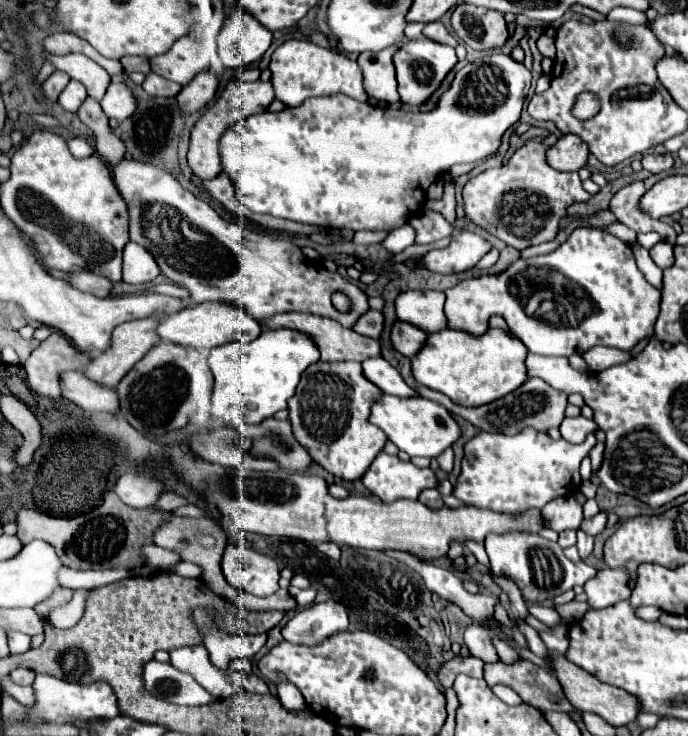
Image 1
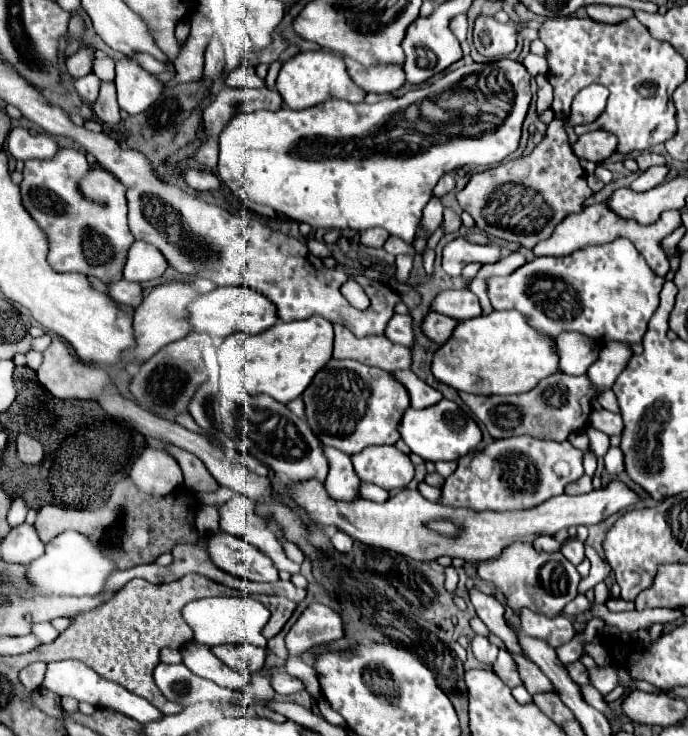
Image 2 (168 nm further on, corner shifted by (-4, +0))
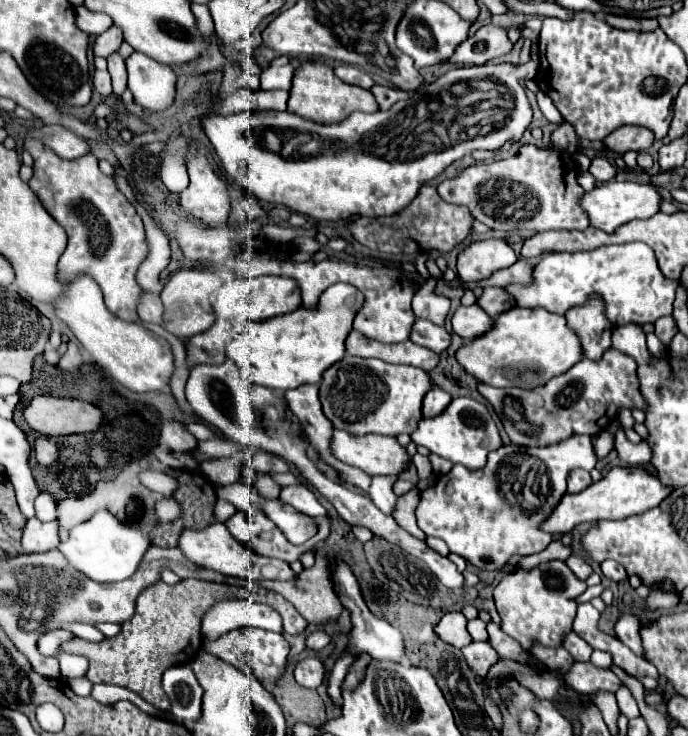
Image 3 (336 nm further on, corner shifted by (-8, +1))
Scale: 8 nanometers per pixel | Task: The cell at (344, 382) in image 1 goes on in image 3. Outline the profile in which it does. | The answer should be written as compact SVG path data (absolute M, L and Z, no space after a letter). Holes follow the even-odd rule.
M345 355L341 361L331 365L321 381L321 405L327 419L353 435L399 433L411 435L421 417L421 405L425 393L433 387L427 371L411 365L393 365L381 359L361 359Z

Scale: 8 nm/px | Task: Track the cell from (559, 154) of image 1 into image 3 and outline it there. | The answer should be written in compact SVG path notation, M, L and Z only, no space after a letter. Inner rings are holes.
M619 127L615 129L605 141L609 151L613 153L627 153L627 151L643 151L643 149L649 149L653 143L655 143L655 135L647 129L641 129L641 127Z

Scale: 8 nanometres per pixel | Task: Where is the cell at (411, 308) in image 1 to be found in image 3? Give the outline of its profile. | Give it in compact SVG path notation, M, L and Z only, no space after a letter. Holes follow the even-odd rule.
M485 287L483 295L477 299L477 303L491 317L499 317L499 313L505 313L507 309L515 307L515 299L503 287Z

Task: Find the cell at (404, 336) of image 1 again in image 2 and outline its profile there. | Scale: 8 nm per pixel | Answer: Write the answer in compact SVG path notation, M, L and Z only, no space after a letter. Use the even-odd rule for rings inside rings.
M429 312L423 322L421 322L421 332L433 342L433 344L443 344L447 342L447 338L451 336L453 328L457 326L457 322L449 316L443 316L443 314L435 314L435 312Z

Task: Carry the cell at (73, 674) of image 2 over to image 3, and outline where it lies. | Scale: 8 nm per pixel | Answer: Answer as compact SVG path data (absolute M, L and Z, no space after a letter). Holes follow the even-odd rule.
M61 653L59 655L61 663L61 677L63 679L73 679L73 677L83 677L87 673L87 659L81 655L71 655L71 653Z

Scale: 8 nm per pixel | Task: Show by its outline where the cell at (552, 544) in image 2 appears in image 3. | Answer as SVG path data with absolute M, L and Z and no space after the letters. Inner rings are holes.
M575 435L549 447L503 445L489 453L483 469L471 471L453 465L435 485L421 489L415 509L417 523L425 535L443 539L451 553L461 555L473 567L497 571L509 559L539 553L552 542L551 533L545 533L539 525L559 505L569 471L575 467L591 471L595 463L597 455L589 435Z

